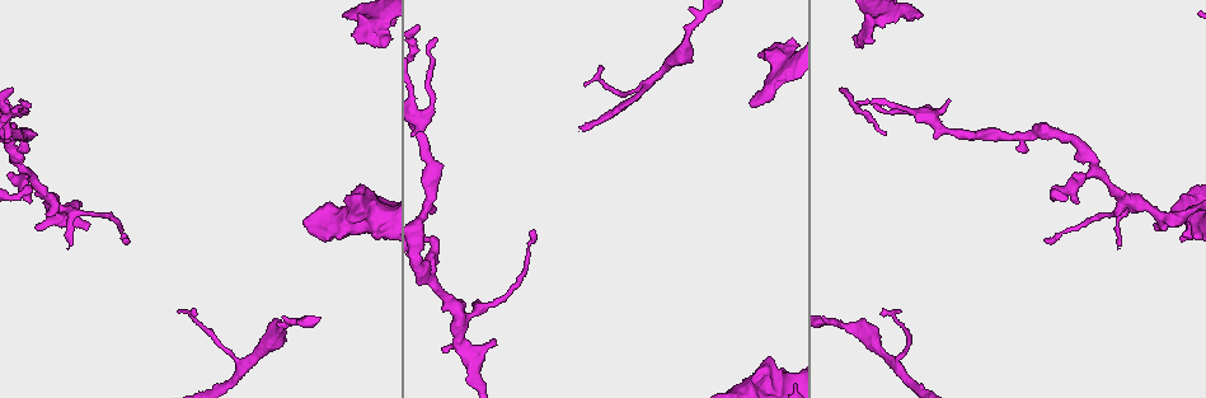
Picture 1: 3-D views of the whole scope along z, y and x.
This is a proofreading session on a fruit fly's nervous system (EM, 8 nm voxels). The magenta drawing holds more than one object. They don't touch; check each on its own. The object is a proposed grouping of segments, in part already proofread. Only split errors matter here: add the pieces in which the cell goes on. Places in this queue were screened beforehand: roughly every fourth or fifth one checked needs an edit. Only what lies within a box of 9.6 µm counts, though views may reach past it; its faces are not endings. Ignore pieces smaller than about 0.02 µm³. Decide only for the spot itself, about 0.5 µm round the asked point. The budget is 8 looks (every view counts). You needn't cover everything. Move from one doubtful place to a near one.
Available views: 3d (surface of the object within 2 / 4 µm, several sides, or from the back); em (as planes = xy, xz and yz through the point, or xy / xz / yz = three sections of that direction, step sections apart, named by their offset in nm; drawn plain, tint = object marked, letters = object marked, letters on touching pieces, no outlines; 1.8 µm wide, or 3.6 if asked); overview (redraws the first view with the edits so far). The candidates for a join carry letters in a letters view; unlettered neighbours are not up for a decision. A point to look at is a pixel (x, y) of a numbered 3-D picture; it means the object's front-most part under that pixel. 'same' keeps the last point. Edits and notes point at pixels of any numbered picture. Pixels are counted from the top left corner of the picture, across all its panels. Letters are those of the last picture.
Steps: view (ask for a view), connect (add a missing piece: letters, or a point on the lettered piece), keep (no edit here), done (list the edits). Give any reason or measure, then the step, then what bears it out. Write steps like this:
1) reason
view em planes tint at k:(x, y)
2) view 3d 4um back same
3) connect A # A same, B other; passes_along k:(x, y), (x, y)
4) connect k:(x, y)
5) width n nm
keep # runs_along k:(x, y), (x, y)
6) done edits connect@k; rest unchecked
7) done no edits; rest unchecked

abrupt turn
view em xy step 4 letters at 1:(431, 280)

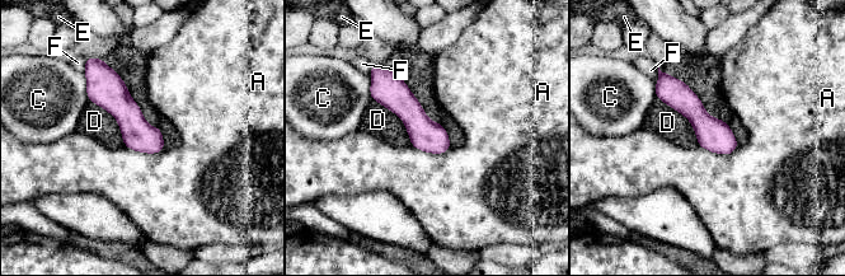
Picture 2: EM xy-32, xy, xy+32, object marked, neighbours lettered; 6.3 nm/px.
keep # A other, C other, D other, E other, F other; runs_along 2:(662, 76), (731, 149); none of them fits

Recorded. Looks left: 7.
an open end
view 3d 2um at 1:(72, 244)

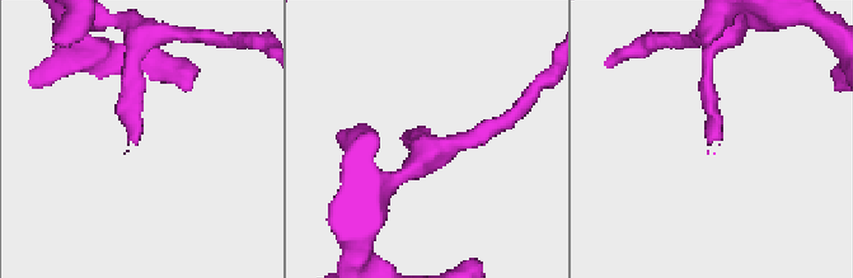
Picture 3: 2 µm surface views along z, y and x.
need the tissue
view em planes letters at 3:(135, 143)

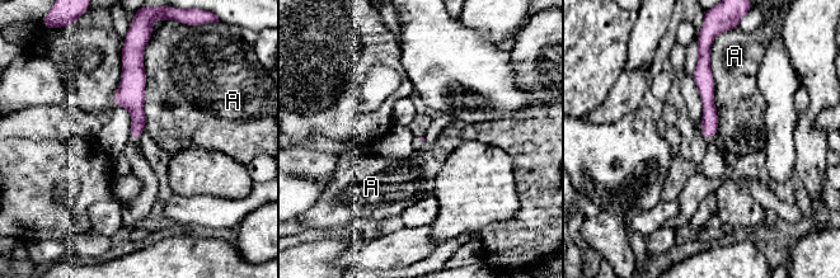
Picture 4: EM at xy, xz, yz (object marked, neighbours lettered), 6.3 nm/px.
keep # A other; runs_along 4:(130, 62), (136, 135); none of them fits

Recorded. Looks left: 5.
thick turns thin
view em 3.6um planes letters at 1:(363, 208)

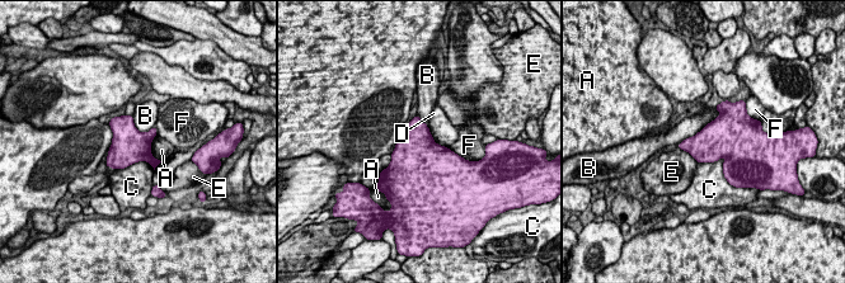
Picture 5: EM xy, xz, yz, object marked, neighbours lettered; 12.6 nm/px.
width 440 nm
keep # A other, B other, C other, D other, E other, F other; border 5:(721, 113), (694, 135), (676, 145); no lettered piece goes on from it

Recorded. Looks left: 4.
done no edits; rest unchecked

